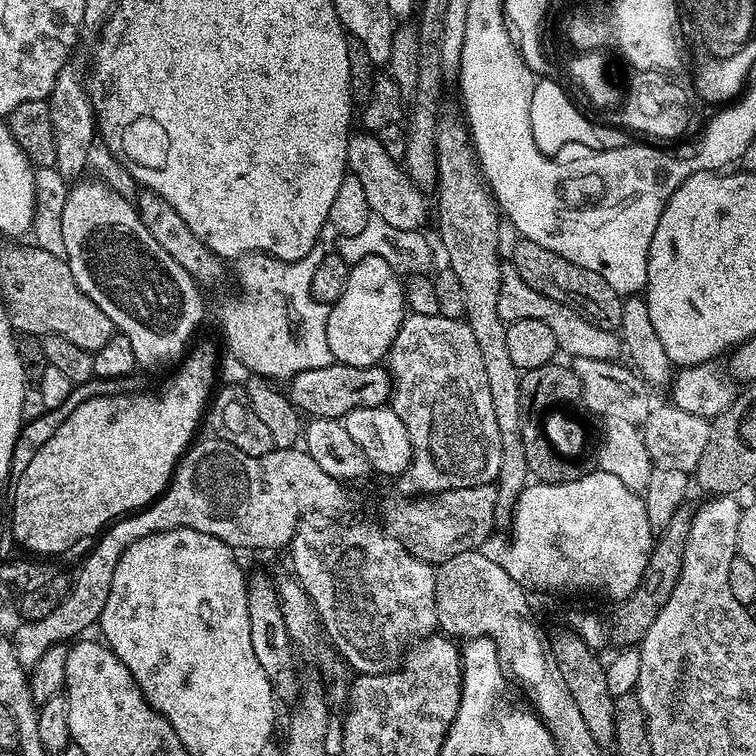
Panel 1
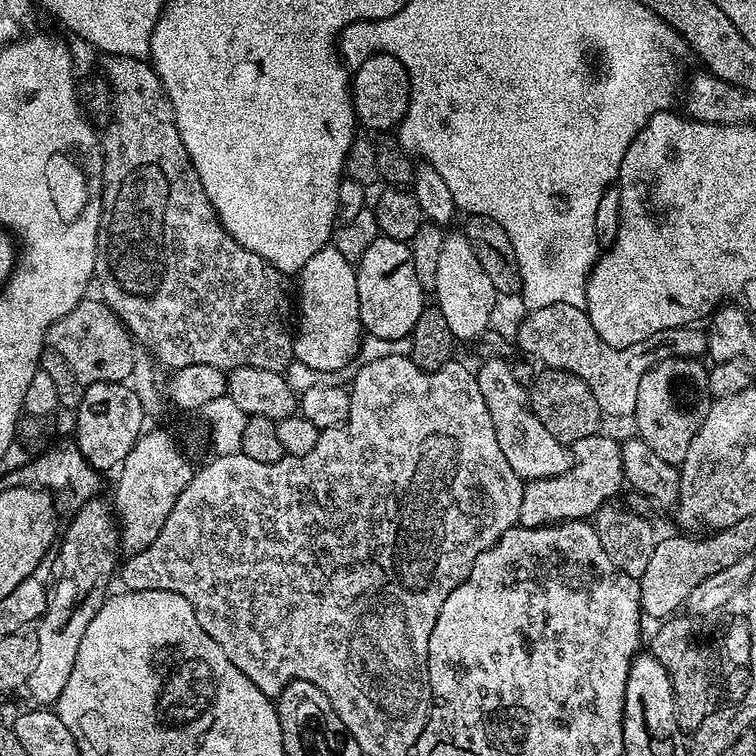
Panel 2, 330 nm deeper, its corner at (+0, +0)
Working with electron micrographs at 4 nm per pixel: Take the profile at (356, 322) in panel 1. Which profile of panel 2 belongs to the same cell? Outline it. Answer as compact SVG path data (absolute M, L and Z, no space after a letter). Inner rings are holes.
M380 235L374 242L370 242L370 250L362 254L355 270L361 329L378 339L411 337L415 323L426 307L426 290L418 282L418 274L414 274L411 247L403 240Z

